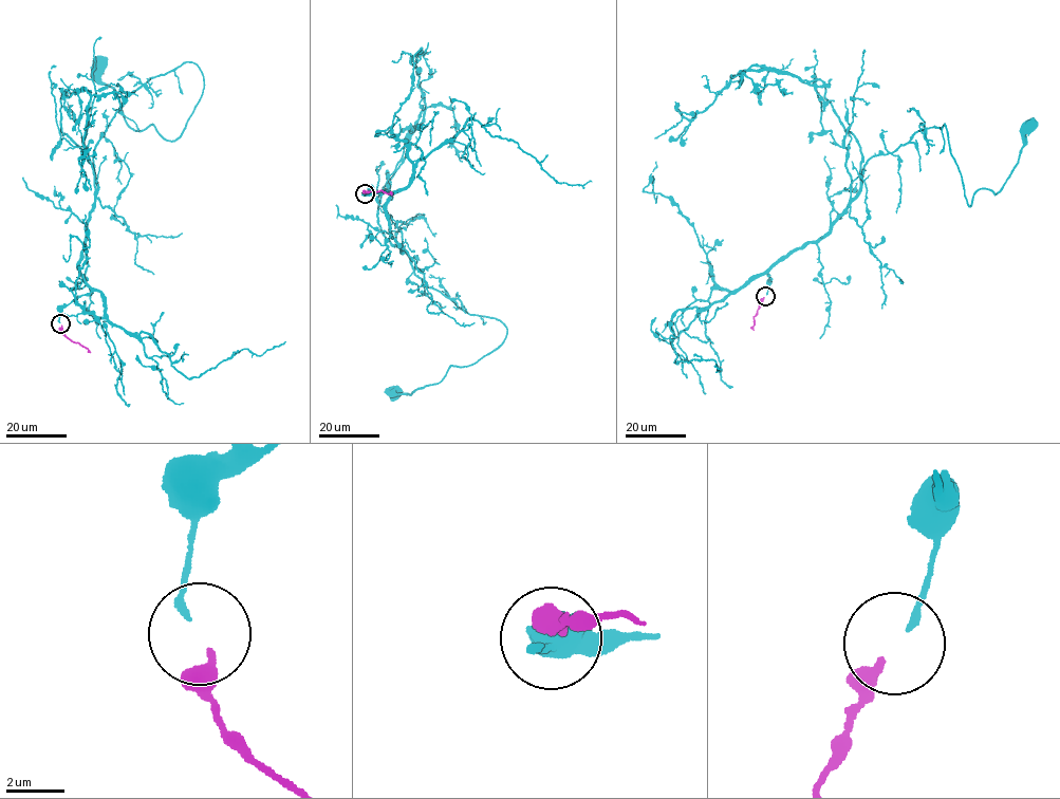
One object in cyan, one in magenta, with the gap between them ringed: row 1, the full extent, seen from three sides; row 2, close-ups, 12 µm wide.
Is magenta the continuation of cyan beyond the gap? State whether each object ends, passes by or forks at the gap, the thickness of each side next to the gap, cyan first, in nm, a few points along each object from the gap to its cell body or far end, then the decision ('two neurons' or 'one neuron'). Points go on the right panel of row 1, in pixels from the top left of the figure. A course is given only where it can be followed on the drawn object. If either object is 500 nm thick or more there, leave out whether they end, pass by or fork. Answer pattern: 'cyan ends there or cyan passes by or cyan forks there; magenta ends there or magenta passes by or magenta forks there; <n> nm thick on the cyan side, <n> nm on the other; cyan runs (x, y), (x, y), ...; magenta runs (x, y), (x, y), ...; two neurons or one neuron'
cyan ends there; magenta ends there; 240 nm thick on the cyan side, 320 nm on the other; cyan runs (766, 295), (767, 272), (830, 230), (870, 159), (945, 124), (970, 206), (1007, 181), (1028, 128); magenta runs (764, 297), (754, 317), (754, 330); one neuron

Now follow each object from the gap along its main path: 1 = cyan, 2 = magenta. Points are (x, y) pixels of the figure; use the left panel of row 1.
1: (60, 322), (91, 290), (93, 155), (115, 112), (186, 61), (204, 86), (166, 141), (130, 128), (99, 67)
2: (61, 326), (67, 337), (90, 352)

